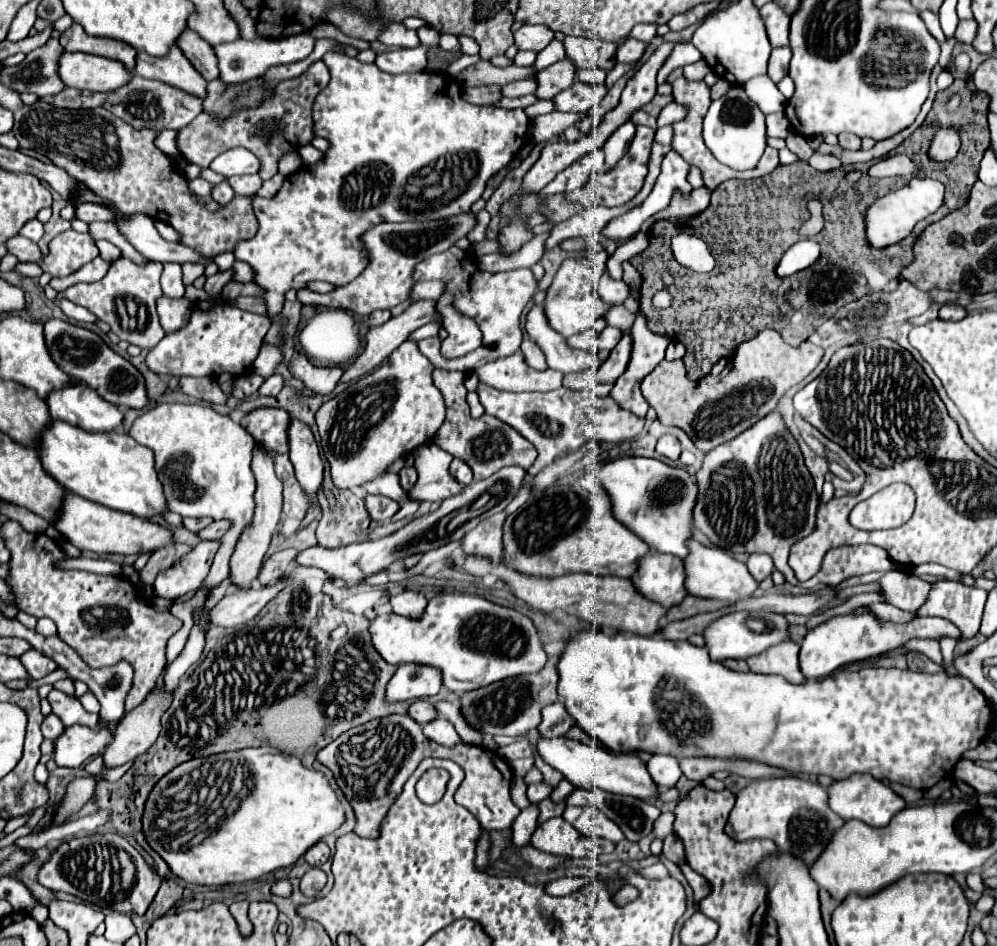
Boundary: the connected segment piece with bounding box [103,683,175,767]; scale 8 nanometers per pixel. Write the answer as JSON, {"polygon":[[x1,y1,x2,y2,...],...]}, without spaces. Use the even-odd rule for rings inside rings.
{"polygon":[[161,683,161,687,153,689,145,701,135,707,133,711,129,711,115,727,115,737,113,737,113,743,109,743,103,759,105,759,105,765,109,767,117,767,117,765,123,765,123,763,129,763,133,761,137,755,141,755,143,751,147,751,159,737,161,733,161,715,171,707,173,703,173,695,175,691,167,691,165,683]]}

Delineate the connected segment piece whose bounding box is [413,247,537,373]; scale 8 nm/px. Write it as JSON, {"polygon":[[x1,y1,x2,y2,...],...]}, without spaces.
{"polygon":[[451,247,449,251,431,255,429,259,423,259,417,263,413,271,415,281,443,281,445,283,445,293,453,295,453,307,461,315,473,319,481,333,483,333,483,345,475,349,473,353,459,357,459,359,445,359,439,353,439,337,429,337,417,341,419,351,433,363,437,369,447,369,447,371,463,371,463,373,473,373,485,363,497,361,501,357,509,357,519,351,523,331,521,331,521,313,527,305,527,301,535,295,537,291,537,279,531,273,531,269,511,269,511,271,501,271,501,273,489,273,481,271,477,267,477,257,471,251,463,251,459,247]]}

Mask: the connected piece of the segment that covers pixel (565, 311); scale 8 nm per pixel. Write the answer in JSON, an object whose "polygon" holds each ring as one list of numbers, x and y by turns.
{"polygon":[[601,253,601,259,589,259,589,257,581,257,581,259,565,259,563,265,559,267,551,287,547,289,545,301,543,301,543,309,545,309,545,317,549,321,549,327,553,327,557,333,561,333,565,339,581,333,585,329,591,329,597,317,603,317,609,309,607,303,603,303,603,299,597,293,597,285,599,279,605,271,605,261,607,261,607,253]]}

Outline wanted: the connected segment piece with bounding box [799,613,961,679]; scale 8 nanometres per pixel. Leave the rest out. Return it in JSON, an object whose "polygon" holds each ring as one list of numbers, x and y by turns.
{"polygon":[[873,613,837,615,807,631,807,635,803,637,803,643,801,643,801,651,799,651,799,667,801,667,801,673,807,675,807,679,821,679,847,663,867,661,867,659,885,655,893,649,901,649,911,639,939,641,943,637,951,637,951,639,959,641,961,633,953,623,949,623,947,619,937,619,937,617,915,617,913,621,901,625,901,623,891,623,891,621,879,619]]}

